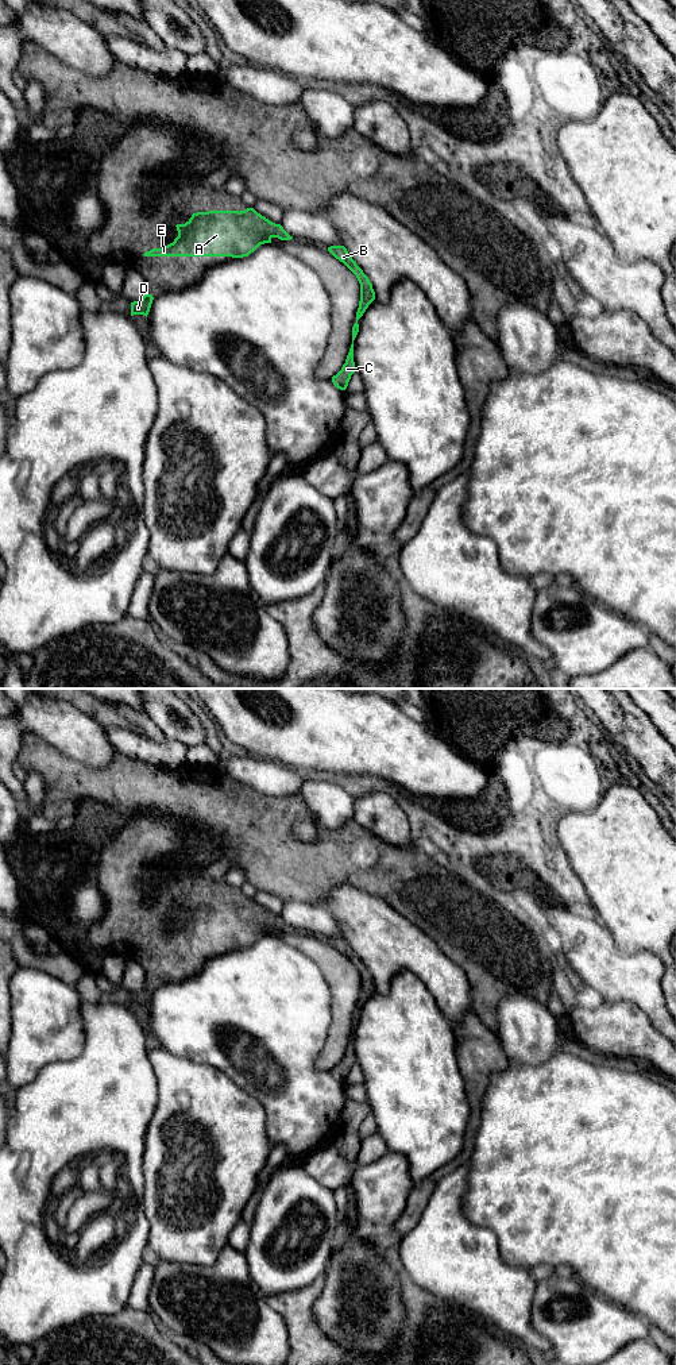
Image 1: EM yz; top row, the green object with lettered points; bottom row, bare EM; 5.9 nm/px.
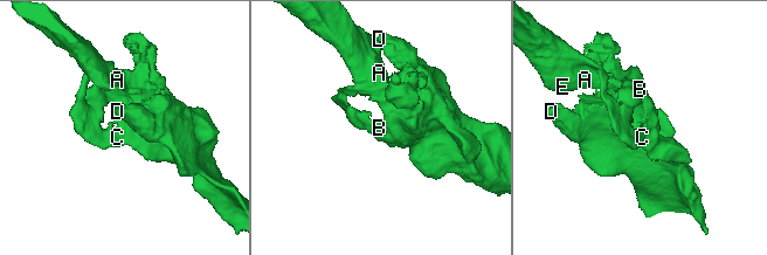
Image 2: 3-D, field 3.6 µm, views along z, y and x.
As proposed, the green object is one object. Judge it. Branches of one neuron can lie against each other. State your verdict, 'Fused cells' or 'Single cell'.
Single cell

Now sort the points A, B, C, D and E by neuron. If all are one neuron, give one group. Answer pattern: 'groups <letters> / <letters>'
groups A B C D E

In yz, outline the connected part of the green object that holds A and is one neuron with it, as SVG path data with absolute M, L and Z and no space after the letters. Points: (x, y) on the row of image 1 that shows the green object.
M254 208L244 211L208 211L193 213L185 224L177 224L178 236L173 243L152 248L144 257L232 257L243 258L254 252L260 244L271 243L273 238L293 239L281 224L275 224L258 213Z

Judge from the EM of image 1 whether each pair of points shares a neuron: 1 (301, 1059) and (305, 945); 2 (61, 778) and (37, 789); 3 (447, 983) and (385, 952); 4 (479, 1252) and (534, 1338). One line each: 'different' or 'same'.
1: different
2: different
3: same
4: same

